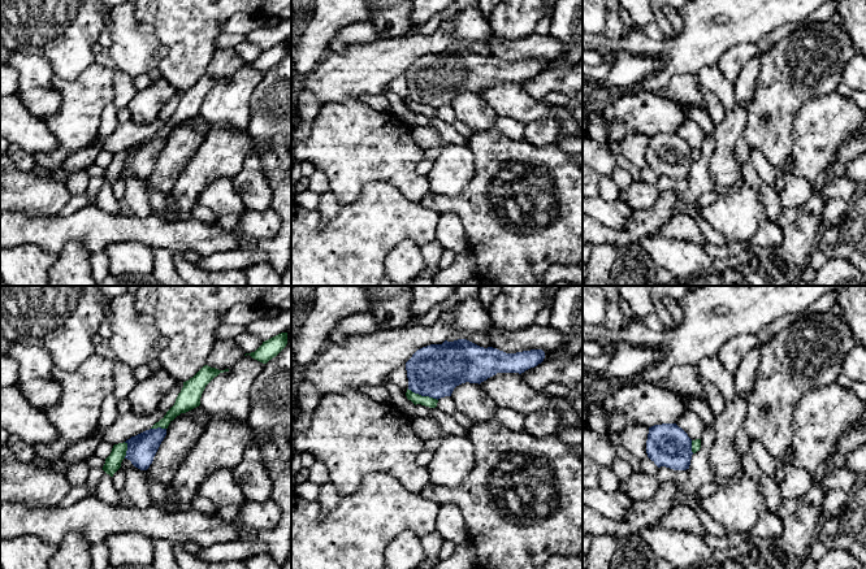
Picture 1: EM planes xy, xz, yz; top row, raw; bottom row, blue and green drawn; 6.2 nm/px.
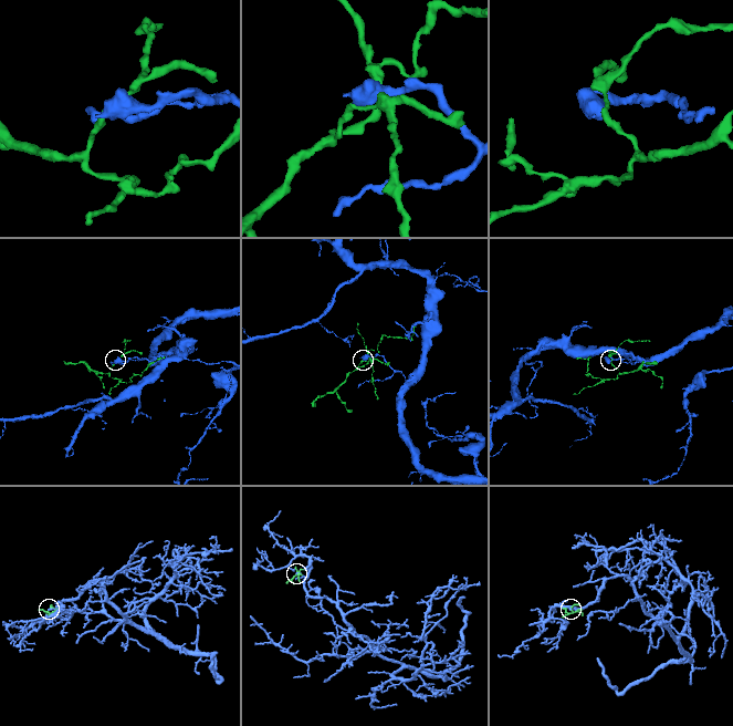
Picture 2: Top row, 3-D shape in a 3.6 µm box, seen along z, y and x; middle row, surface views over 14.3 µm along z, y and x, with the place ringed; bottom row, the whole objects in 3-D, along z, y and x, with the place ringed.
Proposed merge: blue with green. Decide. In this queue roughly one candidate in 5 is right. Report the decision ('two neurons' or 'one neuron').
two neurons

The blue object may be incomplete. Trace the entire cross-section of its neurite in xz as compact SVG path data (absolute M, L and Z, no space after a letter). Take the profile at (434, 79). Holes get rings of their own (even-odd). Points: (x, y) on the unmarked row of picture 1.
M467 48L430 53L406 71L408 99L421 105L451 105L462 92L481 92L497 82L524 82L545 68L542 58L506 62Z

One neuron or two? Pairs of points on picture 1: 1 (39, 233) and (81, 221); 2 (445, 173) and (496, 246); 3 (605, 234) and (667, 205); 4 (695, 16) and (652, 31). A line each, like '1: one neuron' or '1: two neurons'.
1: one neuron
2: two neurons
3: one neuron
4: two neurons

